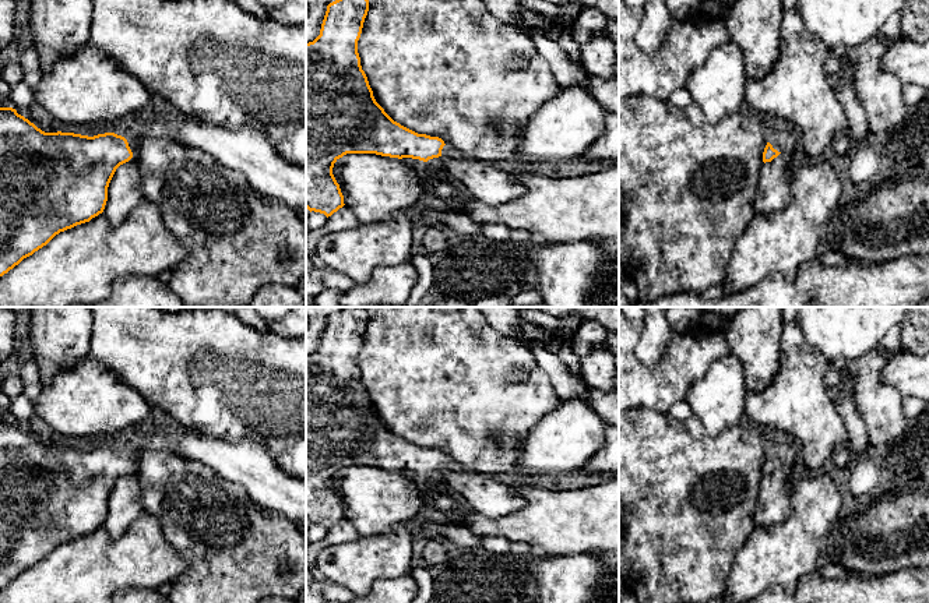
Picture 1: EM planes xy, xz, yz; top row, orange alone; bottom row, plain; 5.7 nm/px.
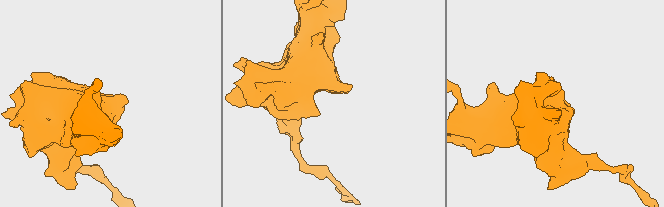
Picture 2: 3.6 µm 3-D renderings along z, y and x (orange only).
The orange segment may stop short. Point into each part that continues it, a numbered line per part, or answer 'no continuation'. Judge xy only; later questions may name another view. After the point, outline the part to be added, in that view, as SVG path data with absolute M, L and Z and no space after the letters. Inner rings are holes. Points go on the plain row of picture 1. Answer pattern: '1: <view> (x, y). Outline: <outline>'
1: xy (134, 451). Outline: M136 442L136 444L133 444L133 447L130 449L127 449L129 459L134 469L137 466L137 458L141 454L142 448L144 447L141 442Z

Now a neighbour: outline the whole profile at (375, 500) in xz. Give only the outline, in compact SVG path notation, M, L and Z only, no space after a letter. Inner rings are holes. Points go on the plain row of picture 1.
M346 466L337 472L332 487L339 497L345 519L353 525L360 537L379 537L391 532L397 523L408 523L423 505L420 486L398 470Z

